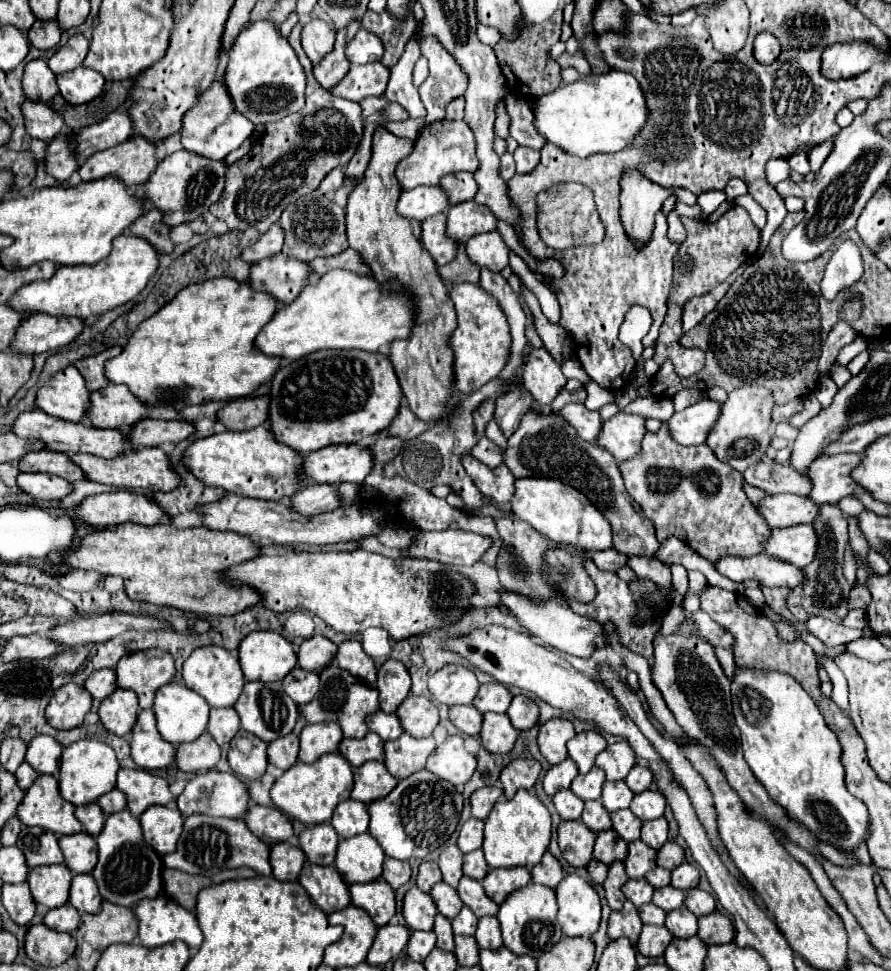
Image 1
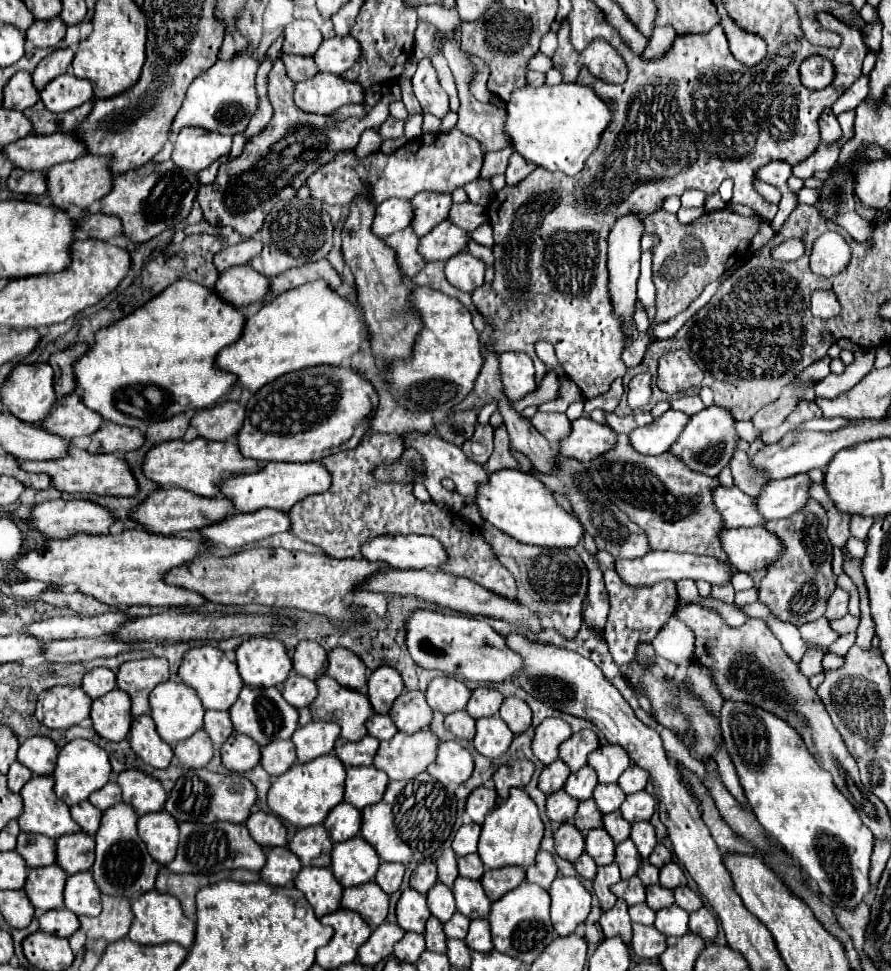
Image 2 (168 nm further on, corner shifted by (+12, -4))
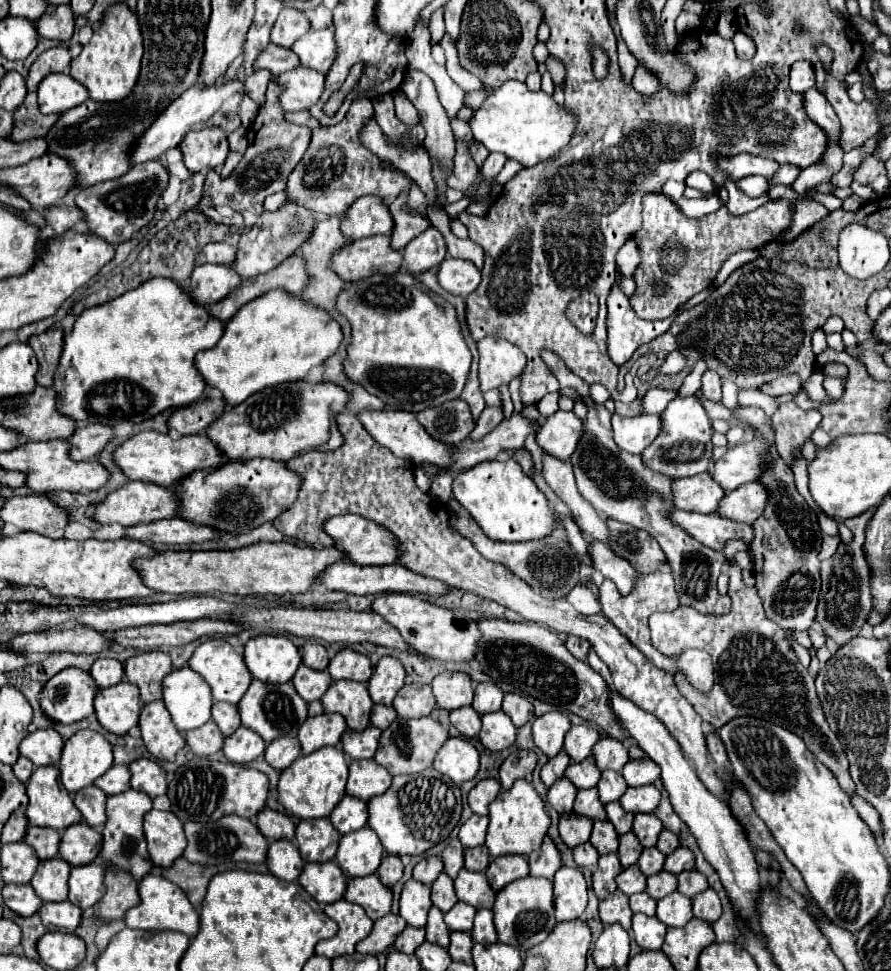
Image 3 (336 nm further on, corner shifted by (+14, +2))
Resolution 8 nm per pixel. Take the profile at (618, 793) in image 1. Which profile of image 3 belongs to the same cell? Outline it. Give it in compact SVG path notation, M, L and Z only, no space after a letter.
M602 771L602 777L600 777L596 789L600 793L600 801L604 805L608 805L612 801L618 801L626 793L628 785L626 785L622 773L618 773L618 771Z

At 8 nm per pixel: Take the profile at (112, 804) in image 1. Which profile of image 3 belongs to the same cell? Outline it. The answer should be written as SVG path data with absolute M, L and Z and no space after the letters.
M112 765L102 777L94 781L94 785L102 789L106 795L118 795L130 789L130 771L124 765Z

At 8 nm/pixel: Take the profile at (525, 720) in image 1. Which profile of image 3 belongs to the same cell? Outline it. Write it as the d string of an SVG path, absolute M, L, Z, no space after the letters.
M506 693L502 701L502 711L512 719L516 727L526 725L534 717L534 707L528 699L516 695L516 693Z

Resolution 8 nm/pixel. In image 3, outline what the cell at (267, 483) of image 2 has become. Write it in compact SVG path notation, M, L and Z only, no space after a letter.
M250 459L250 461L238 461L238 463L228 461L216 469L194 471L192 475L184 477L178 485L174 485L174 489L180 501L180 515L184 519L194 523L204 523L236 535L240 531L246 533L250 529L256 529L262 523L274 521L278 515L282 515L282 511L286 511L290 503L294 503L294 499L298 497L300 485L302 485L302 479L298 479L298 475L294 475L294 471L286 467L286 463L274 463L274 459Z

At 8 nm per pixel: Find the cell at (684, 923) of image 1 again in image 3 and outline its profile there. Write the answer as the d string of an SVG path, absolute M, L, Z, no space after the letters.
M674 891L658 901L656 917L666 927L682 927L686 921L690 921L694 917L692 915L692 901L686 899L682 893Z

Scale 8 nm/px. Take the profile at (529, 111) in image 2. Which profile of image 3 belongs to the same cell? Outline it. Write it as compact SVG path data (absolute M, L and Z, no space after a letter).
M506 81L498 87L470 119L474 139L486 145L488 151L506 153L508 159L514 159L524 167L538 165L558 155L562 147L570 143L576 125L578 117L564 105L558 105L552 95L542 89L530 91L526 83L518 81Z

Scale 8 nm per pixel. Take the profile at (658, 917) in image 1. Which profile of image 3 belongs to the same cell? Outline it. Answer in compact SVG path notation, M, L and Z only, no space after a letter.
M638 893L638 895L630 897L630 909L632 909L632 913L654 915L656 913L656 901L648 893Z

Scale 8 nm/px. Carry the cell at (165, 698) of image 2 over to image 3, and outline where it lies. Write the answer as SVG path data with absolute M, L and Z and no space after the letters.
M190 667L176 669L162 679L162 701L180 733L196 729L210 719L210 687Z

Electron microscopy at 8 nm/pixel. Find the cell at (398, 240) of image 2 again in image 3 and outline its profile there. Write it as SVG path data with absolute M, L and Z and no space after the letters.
M390 235L358 239L336 251L332 269L344 279L366 279L370 275L392 275L402 267L402 253L394 251Z

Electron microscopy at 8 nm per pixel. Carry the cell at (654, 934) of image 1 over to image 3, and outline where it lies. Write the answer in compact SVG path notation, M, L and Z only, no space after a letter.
M636 913L632 917L632 929L634 929L636 943L642 949L658 951L662 947L664 935L666 935L666 925L660 923L656 917L648 917L648 915Z

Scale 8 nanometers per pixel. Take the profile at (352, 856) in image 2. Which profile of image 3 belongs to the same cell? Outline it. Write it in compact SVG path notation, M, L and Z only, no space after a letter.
M362 827L340 839L336 863L346 877L366 877L378 869L382 851L378 835L370 827Z

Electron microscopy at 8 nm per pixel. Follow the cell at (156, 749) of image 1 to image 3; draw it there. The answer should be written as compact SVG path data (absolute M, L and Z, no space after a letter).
M162 701L144 705L138 725L146 749L160 761L174 761L174 755L186 745Z

